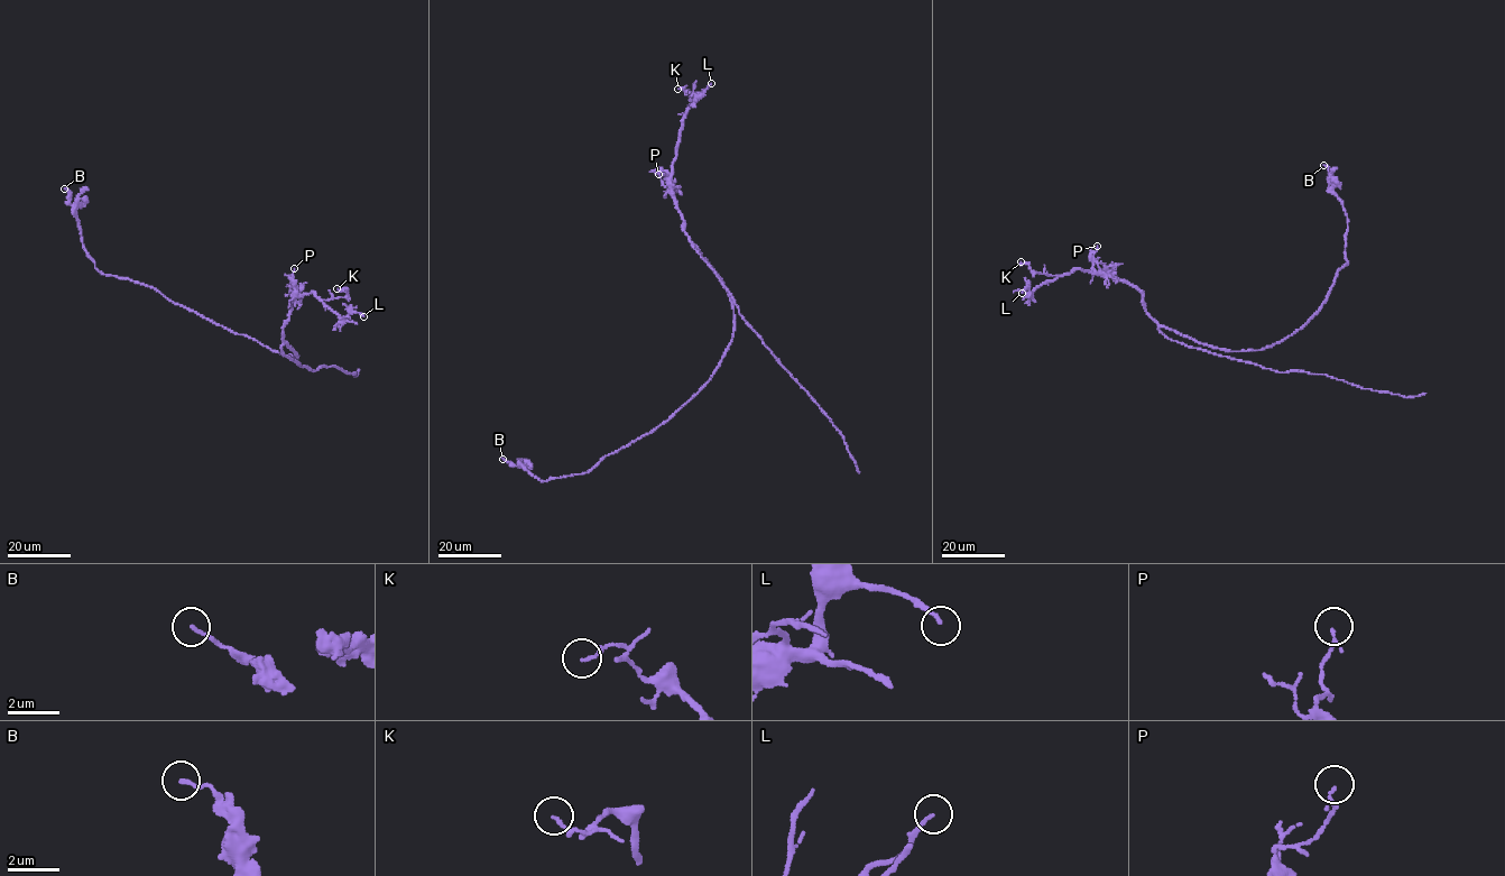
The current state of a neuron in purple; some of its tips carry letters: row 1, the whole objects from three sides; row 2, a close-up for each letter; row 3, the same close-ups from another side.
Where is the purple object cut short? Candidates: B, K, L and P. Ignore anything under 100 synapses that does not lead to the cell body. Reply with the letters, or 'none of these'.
none of these

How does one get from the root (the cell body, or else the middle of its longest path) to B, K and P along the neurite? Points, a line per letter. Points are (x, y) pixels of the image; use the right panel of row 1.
B: (1222, 350), (1264, 349), (1301, 329), (1346, 265), (1348, 219), (1331, 190), (1330, 168), (1323, 165)
K: (1222, 350), (1162, 326), (1147, 313), (1143, 295), (1127, 283), (1080, 268), (1062, 275), (1036, 274), (1021, 261)
P: (1222, 350), (1162, 326), (1147, 313), (1143, 295), (1136, 288), (1099, 275), (1090, 254), (1097, 246)

